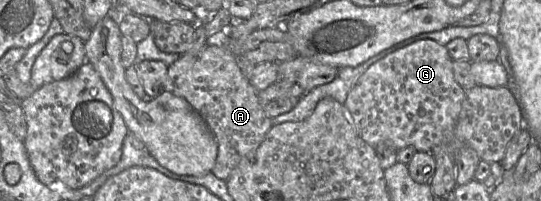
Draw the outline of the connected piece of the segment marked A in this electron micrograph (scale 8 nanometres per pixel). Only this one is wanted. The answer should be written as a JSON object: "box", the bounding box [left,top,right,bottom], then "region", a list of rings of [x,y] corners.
{"box":[165,42,273,181],"region":[[[216,42],[208,44],[200,54],[184,53],[169,65],[165,91],[184,98],[207,124],[218,143],[212,172],[224,181],[242,158],[253,159],[273,126],[259,103],[258,92],[240,70],[237,58]]]}

